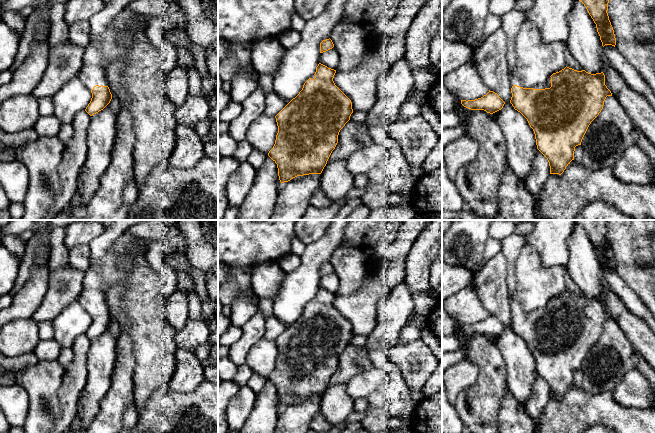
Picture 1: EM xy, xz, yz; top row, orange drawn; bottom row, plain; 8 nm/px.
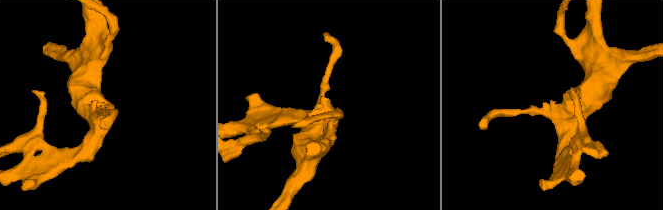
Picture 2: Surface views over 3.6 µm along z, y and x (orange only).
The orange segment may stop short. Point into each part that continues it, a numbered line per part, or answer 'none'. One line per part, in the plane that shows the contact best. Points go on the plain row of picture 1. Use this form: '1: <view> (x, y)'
1: xy (91, 297)
2: yz (547, 308)

